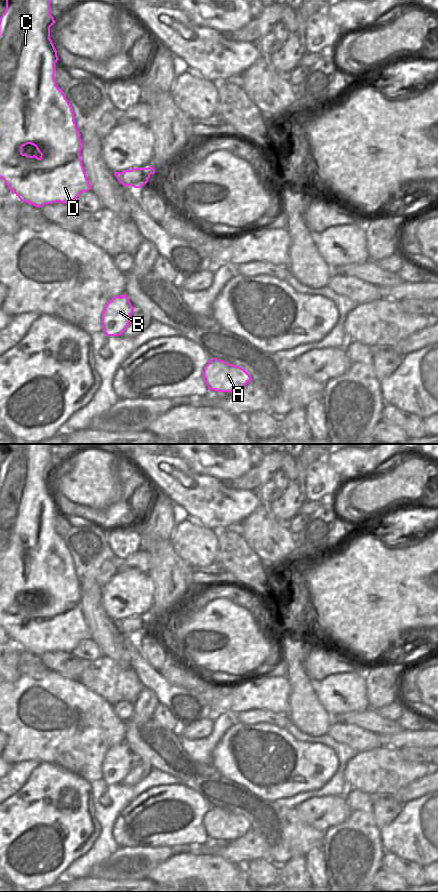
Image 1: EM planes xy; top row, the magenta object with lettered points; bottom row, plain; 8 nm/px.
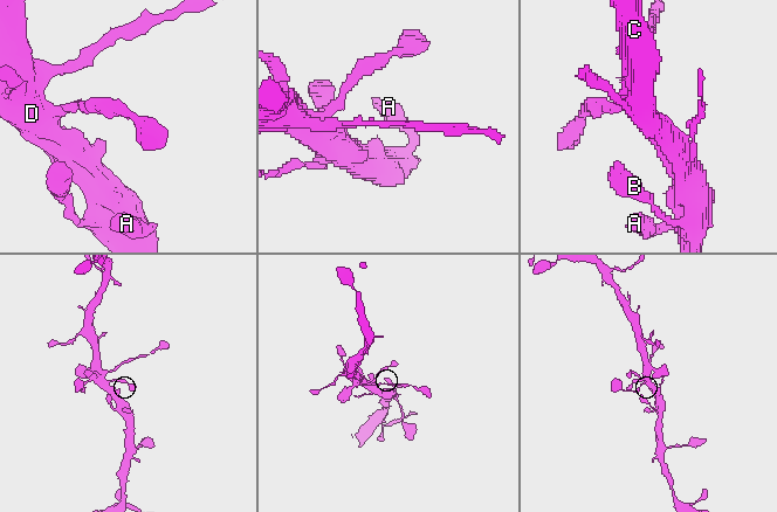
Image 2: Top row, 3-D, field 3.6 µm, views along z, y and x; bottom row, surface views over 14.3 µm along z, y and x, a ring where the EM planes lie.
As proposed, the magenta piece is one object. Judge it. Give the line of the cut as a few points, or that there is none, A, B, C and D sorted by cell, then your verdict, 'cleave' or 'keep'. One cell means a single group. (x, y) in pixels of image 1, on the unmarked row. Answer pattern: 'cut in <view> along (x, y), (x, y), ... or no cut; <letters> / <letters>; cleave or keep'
no cut; A B C D; keep

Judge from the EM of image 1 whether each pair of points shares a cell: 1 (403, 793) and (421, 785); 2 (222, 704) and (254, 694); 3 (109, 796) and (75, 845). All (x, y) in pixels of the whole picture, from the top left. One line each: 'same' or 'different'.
1: same
2: different
3: different

